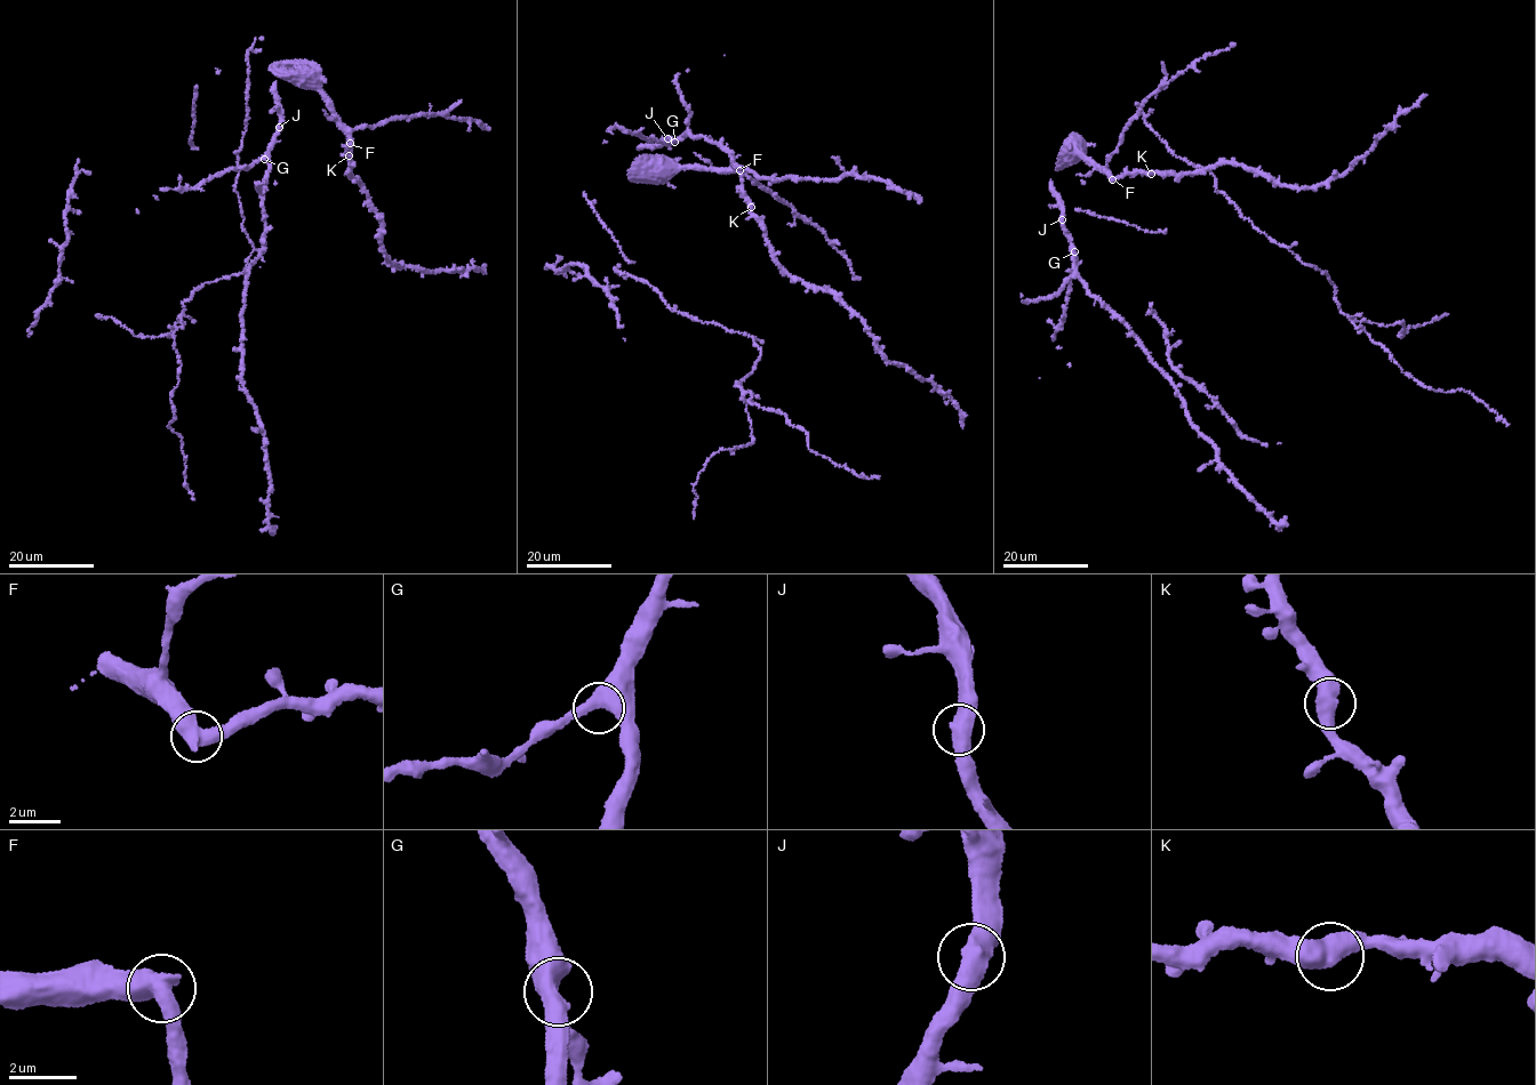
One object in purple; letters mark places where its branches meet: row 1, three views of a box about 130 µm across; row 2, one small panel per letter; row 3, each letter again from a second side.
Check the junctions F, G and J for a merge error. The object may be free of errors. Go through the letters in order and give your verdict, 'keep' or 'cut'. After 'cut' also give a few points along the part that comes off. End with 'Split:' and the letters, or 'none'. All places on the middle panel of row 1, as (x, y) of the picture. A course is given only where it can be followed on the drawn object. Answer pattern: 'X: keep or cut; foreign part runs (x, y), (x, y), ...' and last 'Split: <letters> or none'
F: cut; foreign part runs (740, 170), (776, 260), (834, 295), (886, 360), (946, 392), (962, 428)
G: keep
J: keep
Split: F

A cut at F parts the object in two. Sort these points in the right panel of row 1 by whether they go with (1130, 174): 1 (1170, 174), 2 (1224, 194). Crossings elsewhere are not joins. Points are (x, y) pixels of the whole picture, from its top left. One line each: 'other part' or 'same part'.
1: same part
2: other part

